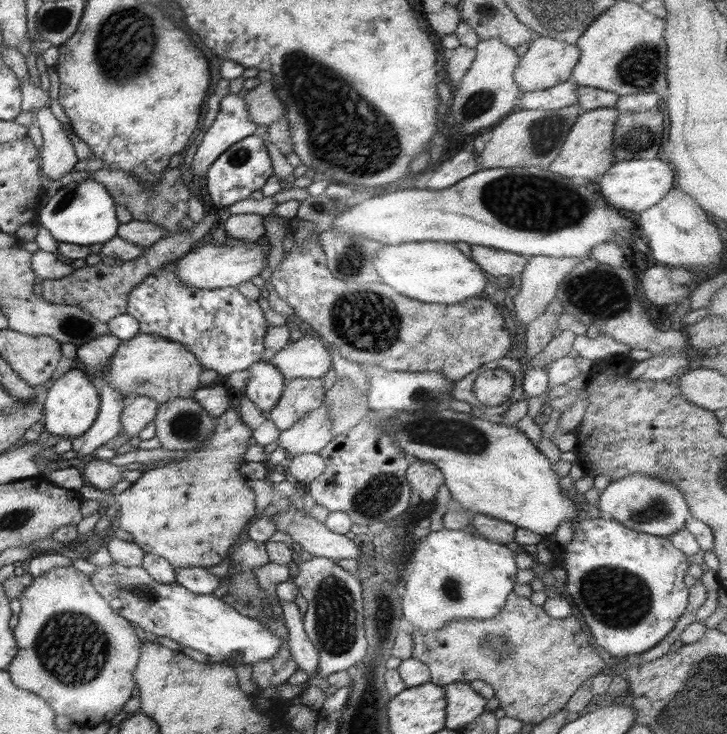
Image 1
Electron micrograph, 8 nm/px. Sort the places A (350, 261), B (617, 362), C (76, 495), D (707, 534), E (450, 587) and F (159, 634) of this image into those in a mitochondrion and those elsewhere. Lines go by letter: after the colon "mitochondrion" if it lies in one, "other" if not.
A: mitochondrion
B: other
C: other
D: other
E: mitochondrion
F: other

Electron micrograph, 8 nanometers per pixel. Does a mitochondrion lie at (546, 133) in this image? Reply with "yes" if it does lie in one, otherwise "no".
yes

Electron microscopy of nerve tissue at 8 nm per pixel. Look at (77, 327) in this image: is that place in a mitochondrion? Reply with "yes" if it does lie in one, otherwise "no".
yes

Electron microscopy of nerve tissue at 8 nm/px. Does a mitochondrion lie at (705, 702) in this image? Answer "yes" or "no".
yes

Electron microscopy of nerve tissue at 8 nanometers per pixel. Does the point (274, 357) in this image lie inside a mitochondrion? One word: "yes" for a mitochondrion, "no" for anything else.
no

